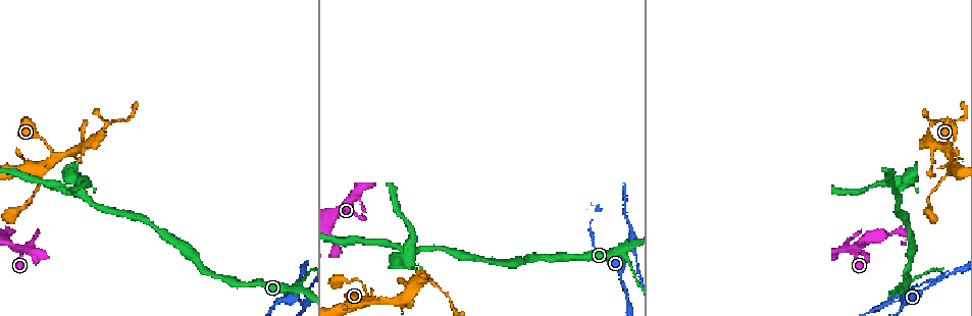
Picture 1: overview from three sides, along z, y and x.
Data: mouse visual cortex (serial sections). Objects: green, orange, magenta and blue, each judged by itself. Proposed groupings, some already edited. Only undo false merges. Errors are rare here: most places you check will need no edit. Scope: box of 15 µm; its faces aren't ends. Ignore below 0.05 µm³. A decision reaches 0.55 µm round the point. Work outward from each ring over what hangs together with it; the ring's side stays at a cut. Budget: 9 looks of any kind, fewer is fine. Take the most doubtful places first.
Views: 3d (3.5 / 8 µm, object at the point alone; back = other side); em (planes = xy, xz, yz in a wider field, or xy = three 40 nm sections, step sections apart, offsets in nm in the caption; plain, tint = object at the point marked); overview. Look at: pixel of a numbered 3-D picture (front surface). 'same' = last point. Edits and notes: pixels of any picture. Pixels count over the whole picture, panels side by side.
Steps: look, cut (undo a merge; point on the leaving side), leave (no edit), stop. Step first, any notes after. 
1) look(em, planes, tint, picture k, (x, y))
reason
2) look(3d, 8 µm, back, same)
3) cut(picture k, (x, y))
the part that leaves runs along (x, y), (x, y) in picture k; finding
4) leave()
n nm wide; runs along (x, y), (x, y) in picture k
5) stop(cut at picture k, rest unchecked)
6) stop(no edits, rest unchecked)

look(3d, 3.5 µm, picture 1, (306, 301))
abrupt turn

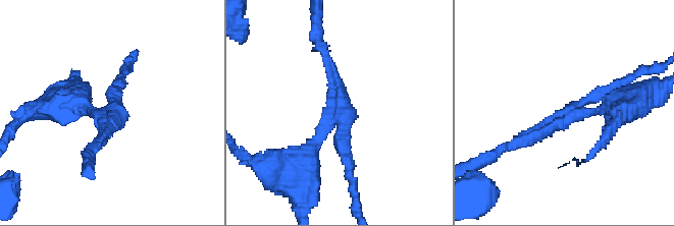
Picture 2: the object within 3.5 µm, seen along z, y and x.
cut(picture 2, (344, 150))
two cells meet here

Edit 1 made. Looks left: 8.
look(overview)

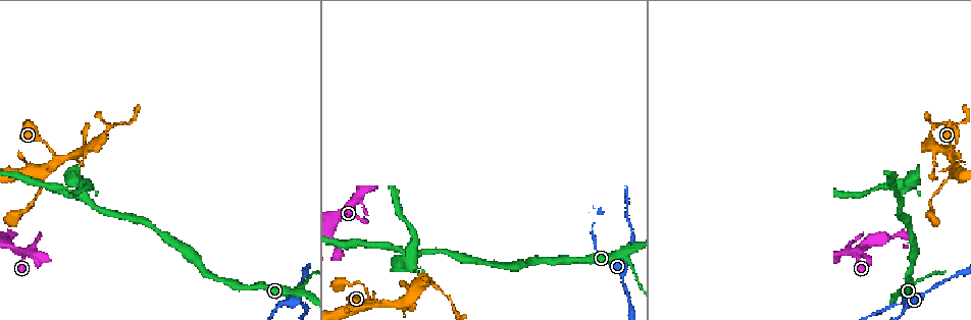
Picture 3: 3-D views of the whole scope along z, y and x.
look(3d, 3.5 µm, back, picture 3, (55, 159))
abrupt turn

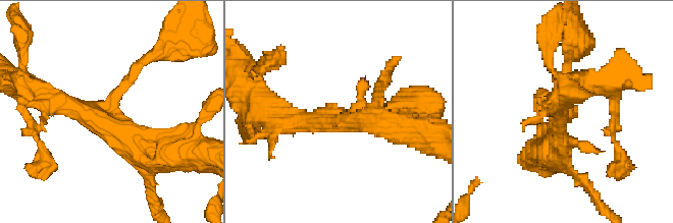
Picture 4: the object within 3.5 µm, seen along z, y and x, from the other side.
look(em, xy, step 3, tint, picture 4, (109, 111))
3 arms; arms of 150, 300, 350 nm; now the EM

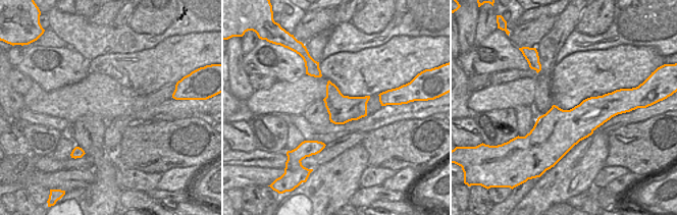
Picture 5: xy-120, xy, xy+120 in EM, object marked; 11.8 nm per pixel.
leave()
all the same cell

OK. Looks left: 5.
look(3d, 8 µm, picture 3, (930, 137))
sudden change in width

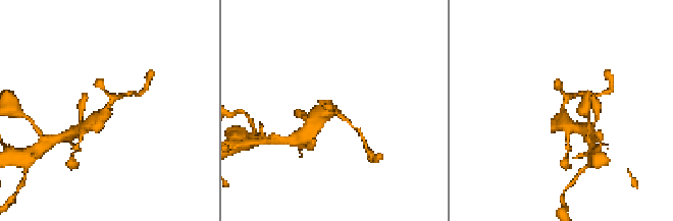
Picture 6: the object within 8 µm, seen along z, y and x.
look(3d, 3.5 µm, picture 6, (103, 111))
closer look

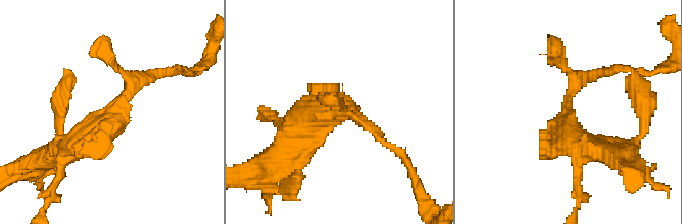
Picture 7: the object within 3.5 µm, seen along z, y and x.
look(em, xy, step 3, tint, picture 7, (335, 111))
now the EM

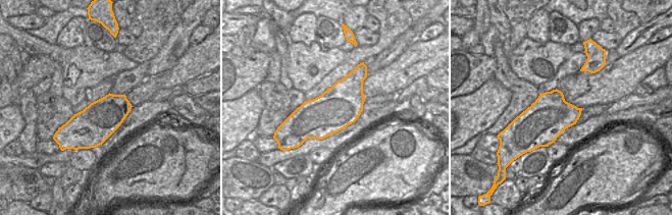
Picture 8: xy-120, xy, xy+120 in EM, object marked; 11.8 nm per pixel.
leave()
arms of 200, 400 nm; runs along (67, 148), (158, 75) in picture 7; one cell here

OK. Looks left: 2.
look(3d, 3.5 µm, picture 3, (399, 262))

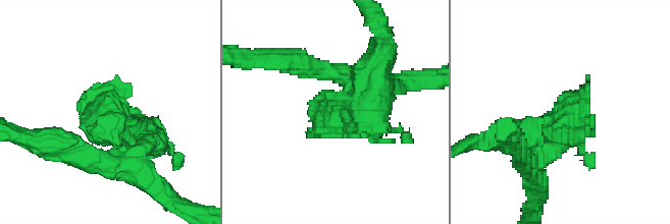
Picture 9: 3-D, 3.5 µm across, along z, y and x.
look(em, xy, step 2, tint, picture 9, (333, 120))

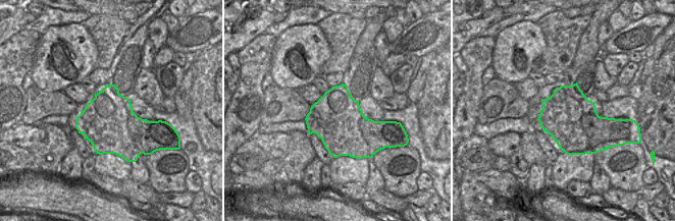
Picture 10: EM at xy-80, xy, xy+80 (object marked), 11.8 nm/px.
leave()
continuous, no second cell

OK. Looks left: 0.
stop(cut at picture 2, rest unchecked)

